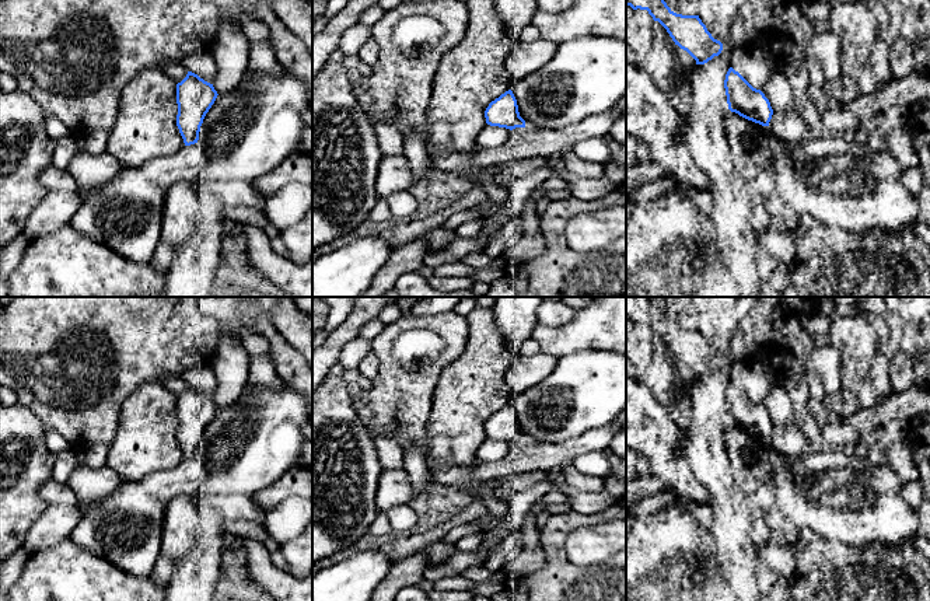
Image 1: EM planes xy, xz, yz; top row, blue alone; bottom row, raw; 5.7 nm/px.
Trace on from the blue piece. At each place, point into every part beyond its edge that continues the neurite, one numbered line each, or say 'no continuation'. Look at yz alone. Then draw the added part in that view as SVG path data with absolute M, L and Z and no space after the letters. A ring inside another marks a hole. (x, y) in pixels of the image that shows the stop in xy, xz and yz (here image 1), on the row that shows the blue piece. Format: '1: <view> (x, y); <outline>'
no continuation

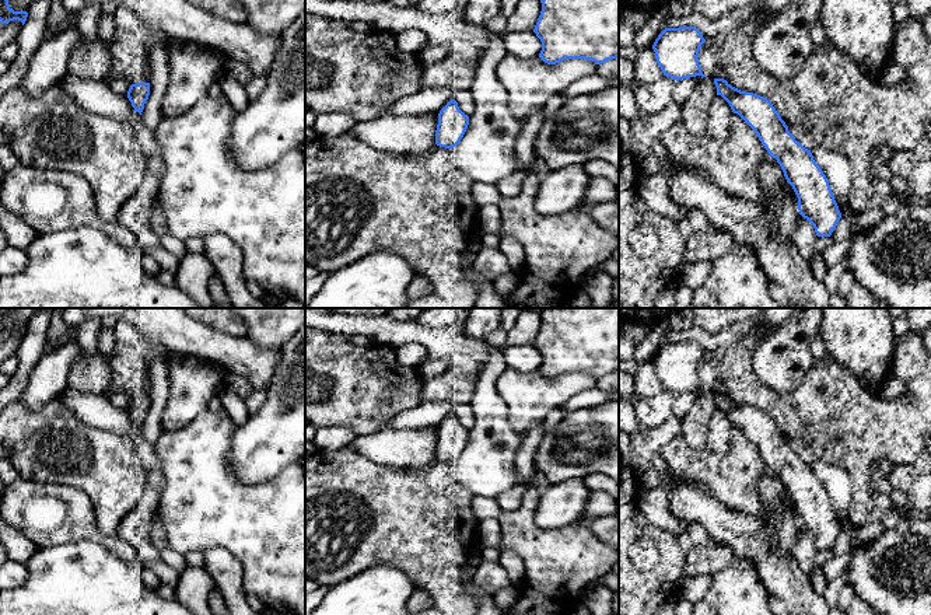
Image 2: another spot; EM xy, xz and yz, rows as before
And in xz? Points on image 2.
no continuation

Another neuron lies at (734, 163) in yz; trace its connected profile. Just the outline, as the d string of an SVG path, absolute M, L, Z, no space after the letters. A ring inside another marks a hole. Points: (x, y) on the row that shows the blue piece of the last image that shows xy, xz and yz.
M738 113L732 115L727 137L721 141L708 133L690 134L682 120L672 125L659 140L673 164L700 170L729 195L769 205L783 221L795 227L801 214L792 186L787 182L774 198L764 196L759 171L770 154Z

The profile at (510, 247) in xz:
M508 235L500 237L498 249L505 255L512 272L521 273L525 265L525 252L519 241Z

